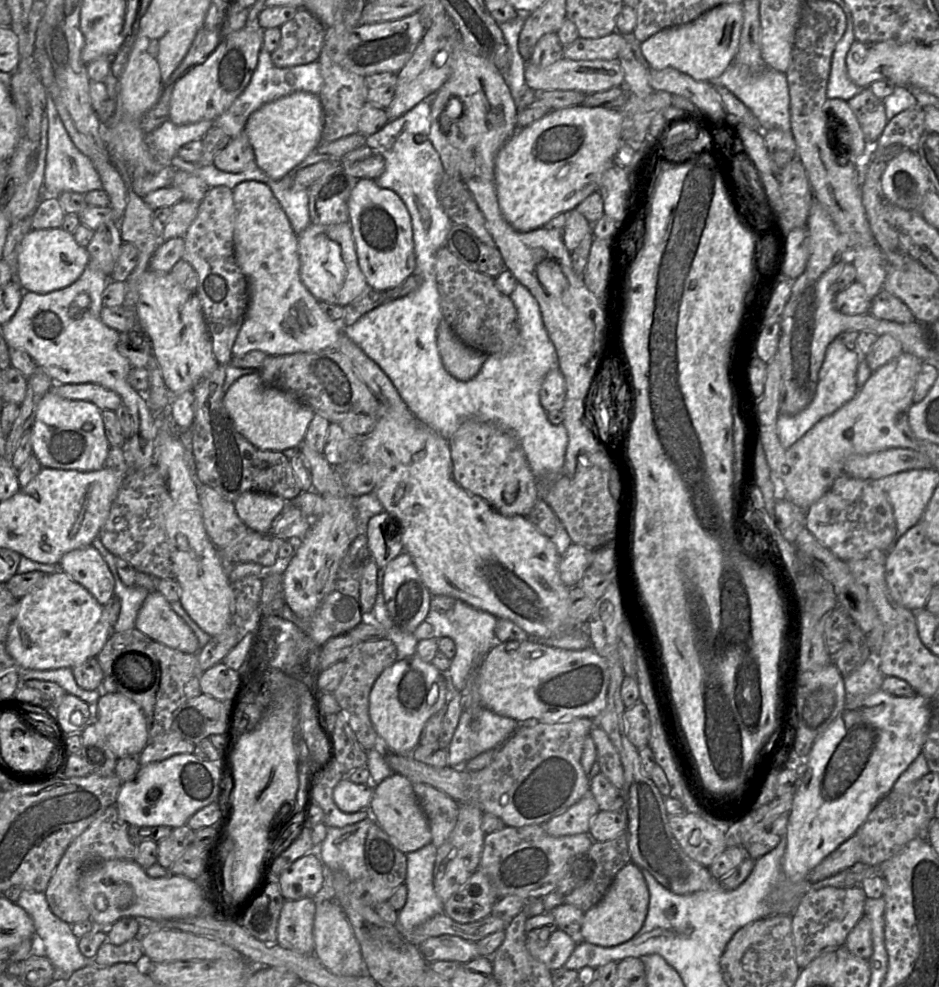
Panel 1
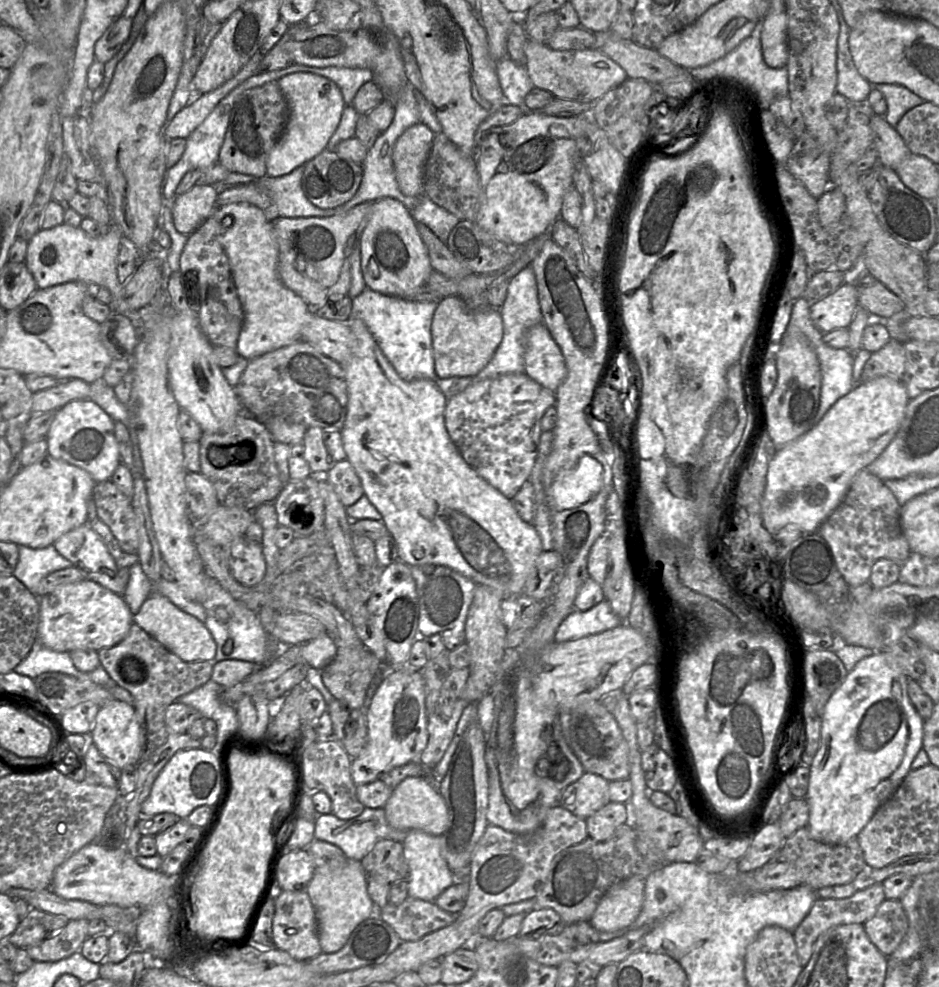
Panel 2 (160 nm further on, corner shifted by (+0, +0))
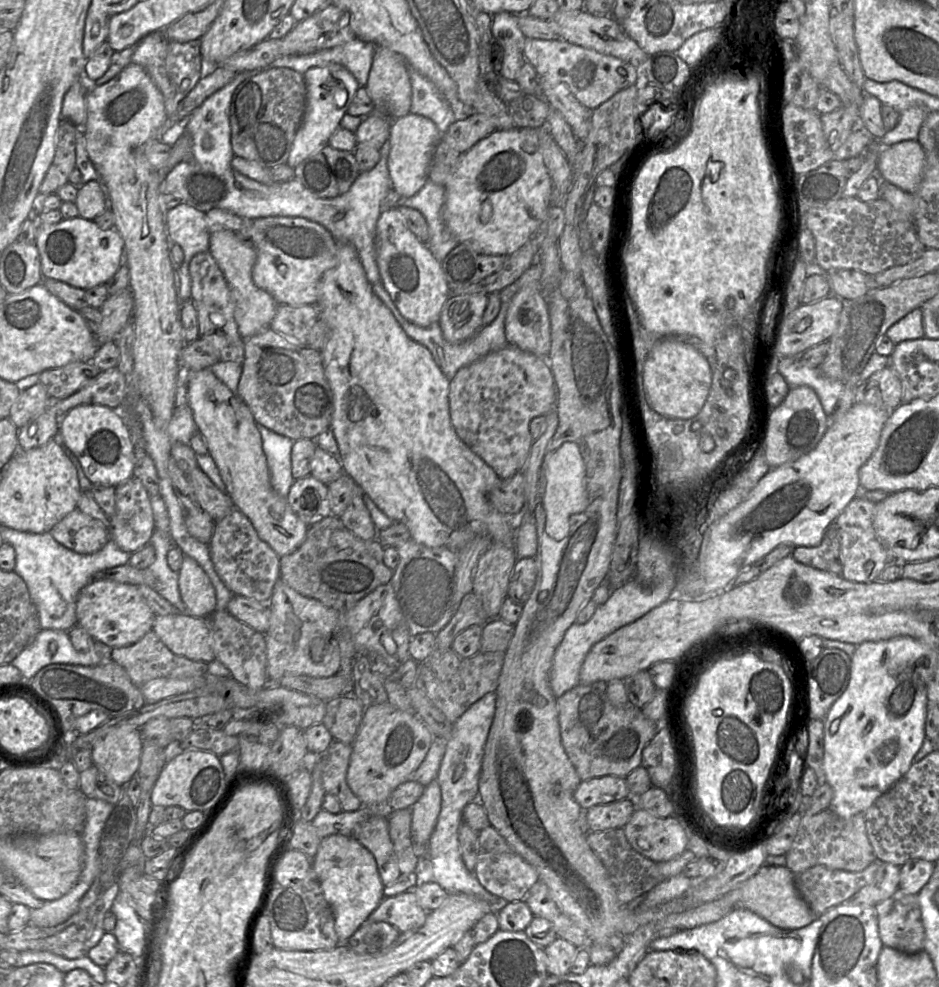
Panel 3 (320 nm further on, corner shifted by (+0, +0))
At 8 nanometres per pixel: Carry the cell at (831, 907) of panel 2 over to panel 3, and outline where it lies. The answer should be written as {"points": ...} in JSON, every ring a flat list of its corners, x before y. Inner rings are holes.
{"points":[[880,862,873,880,845,903,875,907,899,889,900,867]]}

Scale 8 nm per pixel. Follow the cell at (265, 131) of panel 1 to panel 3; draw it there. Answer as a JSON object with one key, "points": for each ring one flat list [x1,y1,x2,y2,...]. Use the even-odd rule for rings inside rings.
{"points":[[328,64,308,69,303,74,306,85,306,104,286,165,297,167,303,160,328,145,329,138,340,126,353,98,360,87,352,73,340,64]]}

